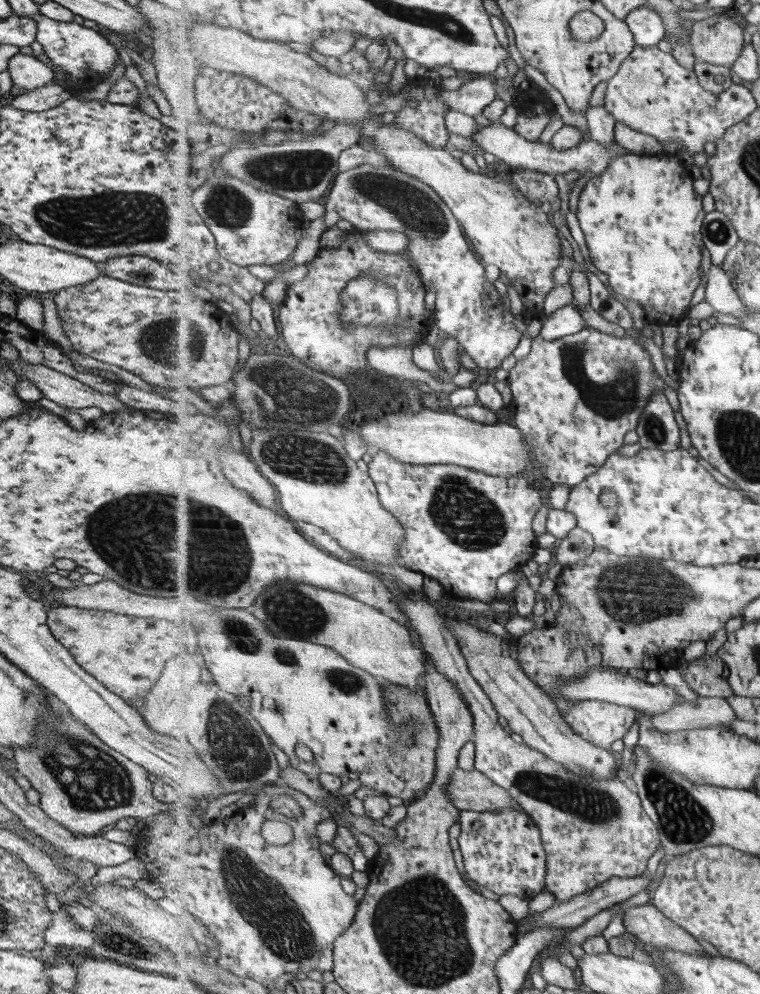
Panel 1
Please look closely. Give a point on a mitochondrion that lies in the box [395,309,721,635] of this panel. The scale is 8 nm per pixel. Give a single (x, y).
(470, 519)

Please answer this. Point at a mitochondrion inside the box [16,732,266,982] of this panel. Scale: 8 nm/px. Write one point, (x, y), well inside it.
(114, 942)

